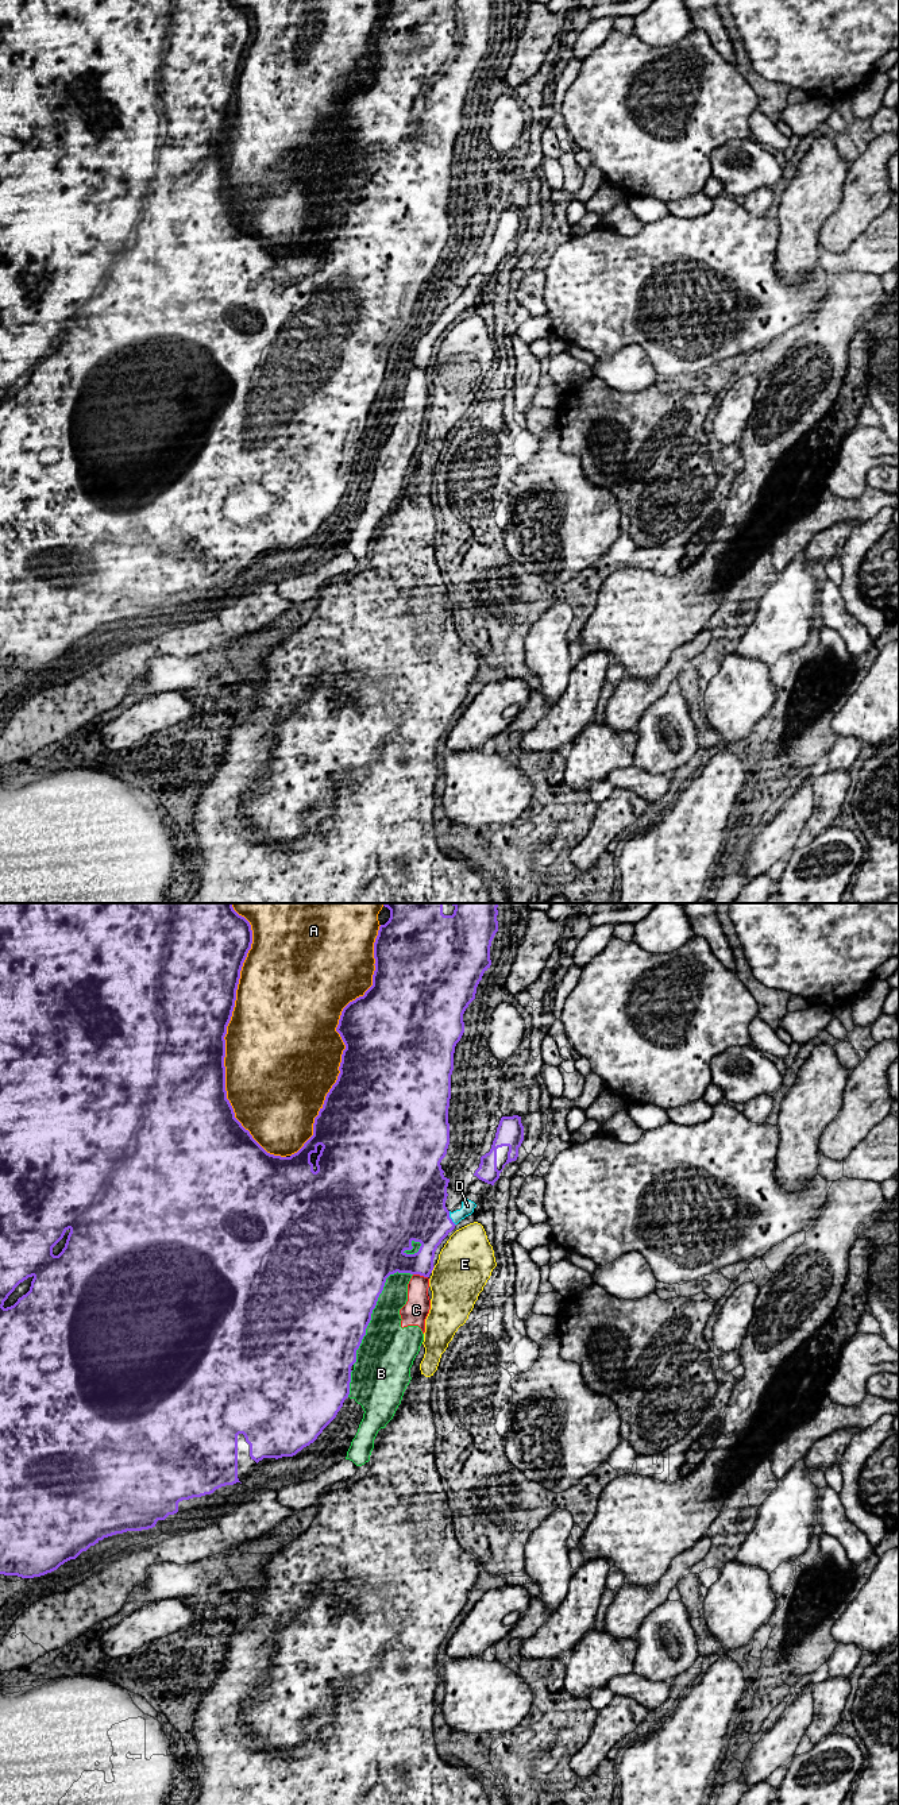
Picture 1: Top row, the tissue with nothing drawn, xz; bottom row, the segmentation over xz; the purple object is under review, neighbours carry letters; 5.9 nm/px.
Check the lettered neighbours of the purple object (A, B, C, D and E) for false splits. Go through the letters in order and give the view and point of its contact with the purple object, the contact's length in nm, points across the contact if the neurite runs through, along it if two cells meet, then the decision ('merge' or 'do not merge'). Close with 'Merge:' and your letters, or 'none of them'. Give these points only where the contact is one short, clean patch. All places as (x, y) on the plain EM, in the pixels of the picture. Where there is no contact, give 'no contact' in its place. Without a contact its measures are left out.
A: meets purple in xz at (223, 131); contact 1500 nm long; do not merge
B: meets purple in xz at (374, 400); contact 650 nm long; do not merge
C: meets purple in xz at (420, 367); contact 90 nm long; do not merge
D: meets purple in xz at (450, 311); contact 100 nm long; do not merge
E: meets purple in xz at (432, 362); contact 50 nm long; do not merge
Merge: none of them

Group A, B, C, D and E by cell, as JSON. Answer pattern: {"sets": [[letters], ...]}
{"sets": [["A"], ["B", "C"], ["D"], ["E"]]}

